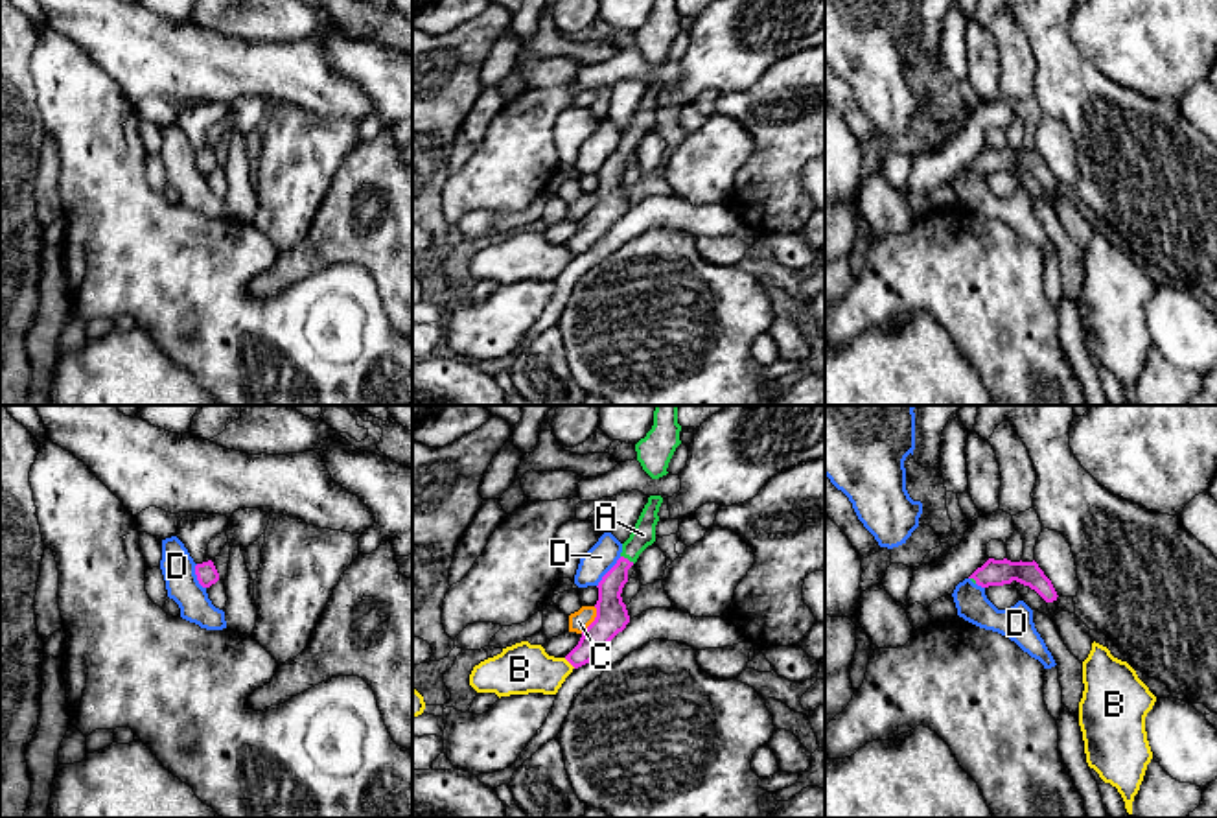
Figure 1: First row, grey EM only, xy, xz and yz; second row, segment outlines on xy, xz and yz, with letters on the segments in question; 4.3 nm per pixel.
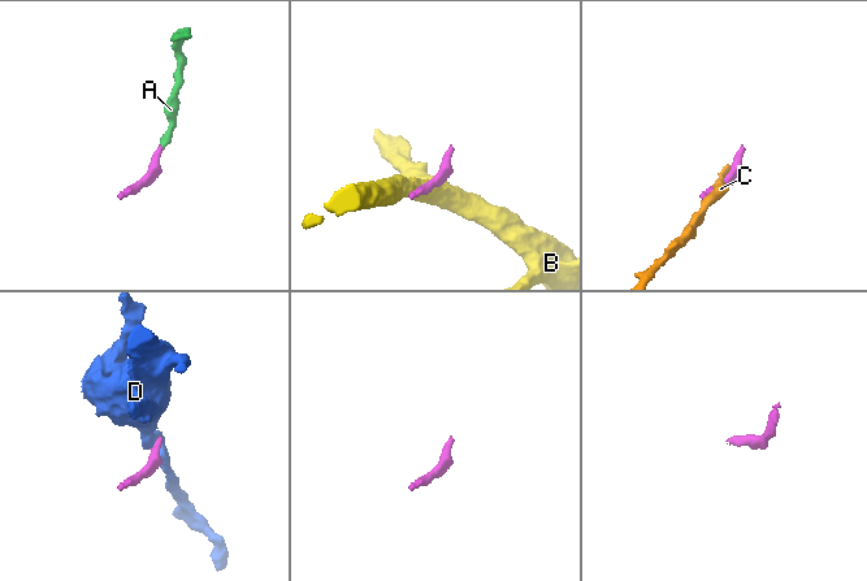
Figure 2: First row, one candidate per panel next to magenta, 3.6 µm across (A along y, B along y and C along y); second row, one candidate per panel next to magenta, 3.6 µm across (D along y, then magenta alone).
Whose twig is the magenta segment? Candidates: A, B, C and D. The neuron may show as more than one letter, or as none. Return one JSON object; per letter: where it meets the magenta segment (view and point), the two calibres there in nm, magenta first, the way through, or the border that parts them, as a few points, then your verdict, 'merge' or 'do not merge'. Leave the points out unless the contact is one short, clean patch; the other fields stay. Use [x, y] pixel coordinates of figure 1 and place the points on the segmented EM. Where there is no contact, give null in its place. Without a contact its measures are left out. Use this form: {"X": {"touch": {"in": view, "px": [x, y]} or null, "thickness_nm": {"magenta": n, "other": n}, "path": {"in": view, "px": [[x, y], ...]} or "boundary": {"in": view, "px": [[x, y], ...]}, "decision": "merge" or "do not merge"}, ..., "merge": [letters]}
{"A": {"touch": {"in": "xz", "px": [626, 559]}, "thickness_nm": {"magenta": 140, "other": 110}, "path": {"in": "xz", "px": [[612, 614], [612, 583], [626, 559], [643, 535]]}, "decision": "merge"}, "B": {"touch": {"in": "xz", "px": [569, 662]}, "thickness_nm": {"magenta": 120, "other": 220}, "decision": "do not merge"}, "C": {"touch": {"in": "xz", "px": [595, 619]}, "thickness_nm": {"magenta": 140, "other": 90}, "decision": "do not merge"}, "D": {"touch": {"in": "xz", "px": [608, 572]}, "thickness_nm": {"magenta": 140, "other": 120}, "boundary": {"in": "xz", "px": [[621, 557], [597, 586]]}, "decision": "do not merge"}, "merge": ["A"]}

